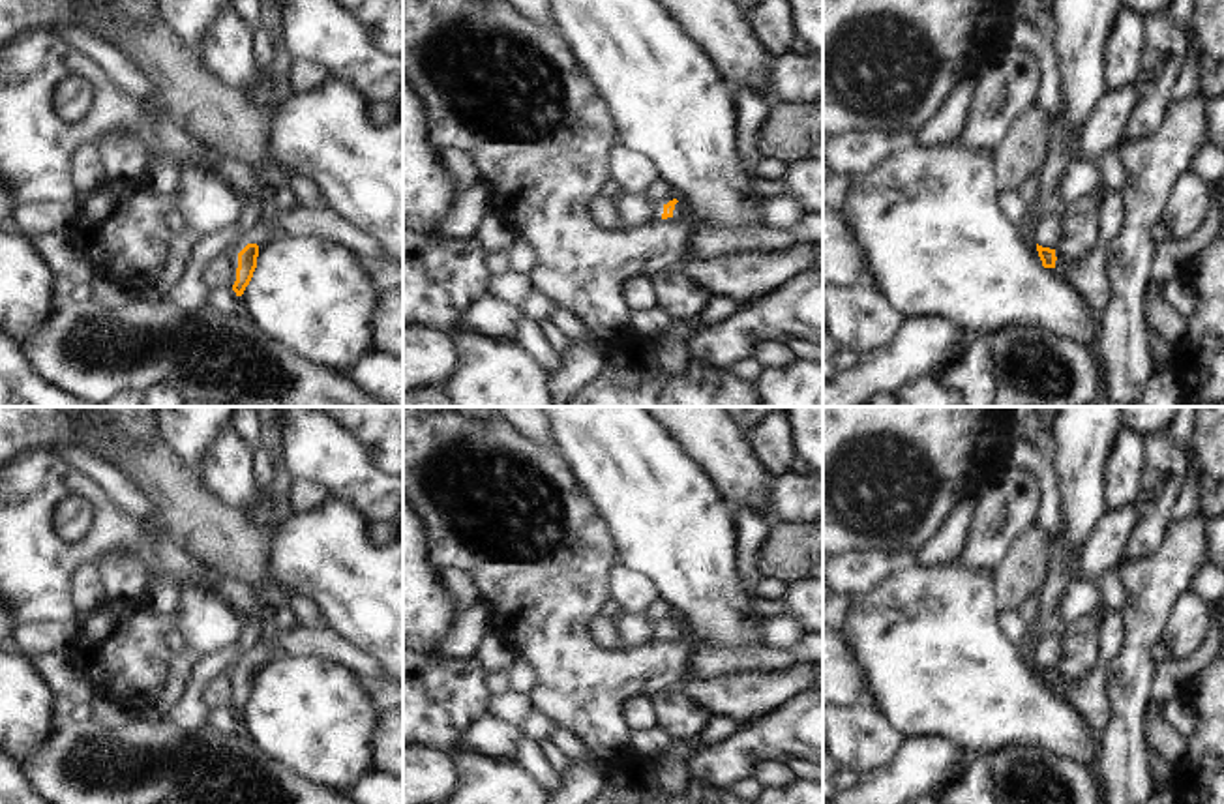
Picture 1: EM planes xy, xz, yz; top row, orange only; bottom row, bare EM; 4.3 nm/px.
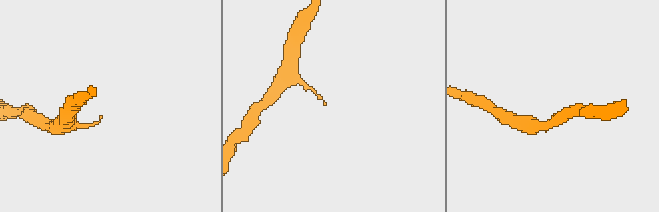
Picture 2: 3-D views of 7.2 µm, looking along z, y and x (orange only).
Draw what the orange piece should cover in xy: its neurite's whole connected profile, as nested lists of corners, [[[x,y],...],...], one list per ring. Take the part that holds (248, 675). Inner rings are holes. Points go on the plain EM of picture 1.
[[[261,643],[255,648],[255,658],[251,663],[247,663],[240,673],[238,673],[238,688],[236,688],[236,701],[232,705],[232,710],[236,716],[242,716],[246,707],[249,705],[253,692],[257,688],[257,677],[259,677],[259,667],[262,663],[268,663],[272,658],[276,658],[277,652],[270,647]]]

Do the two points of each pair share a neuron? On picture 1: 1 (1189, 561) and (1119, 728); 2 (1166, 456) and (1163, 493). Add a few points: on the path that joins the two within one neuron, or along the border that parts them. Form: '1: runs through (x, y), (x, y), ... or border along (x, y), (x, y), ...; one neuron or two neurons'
1: runs through (1148, 602), (1129, 686); one neuron
2: runs through (1166, 465), (1163, 484); one neuron

